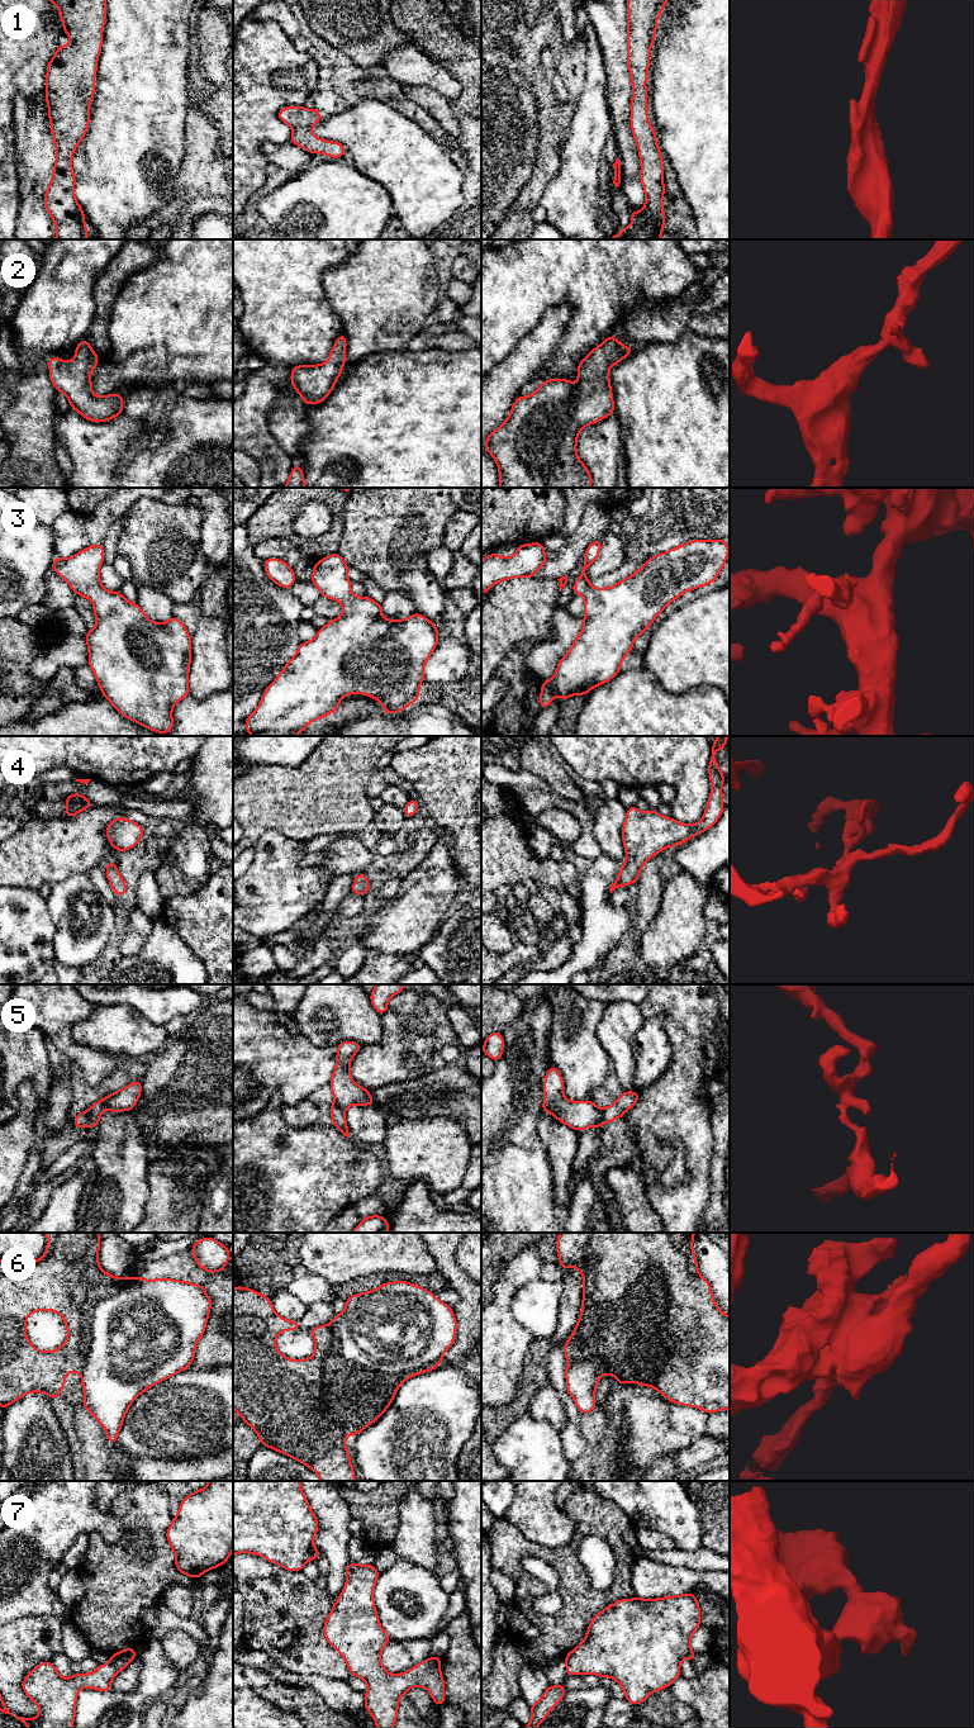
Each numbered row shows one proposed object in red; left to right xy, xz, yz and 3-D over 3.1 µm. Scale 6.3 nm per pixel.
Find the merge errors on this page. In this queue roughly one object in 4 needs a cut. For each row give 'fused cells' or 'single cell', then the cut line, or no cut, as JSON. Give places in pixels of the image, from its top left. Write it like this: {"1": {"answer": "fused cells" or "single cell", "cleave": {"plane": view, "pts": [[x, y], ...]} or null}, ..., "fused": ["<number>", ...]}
{"1": {"answer": "single cell", "cleave": null}, "2": {"answer": "single cell", "cleave": null}, "3": {"answer": "single cell", "cleave": null}, "4": {"answer": "single cell", "cleave": null}, "5": {"answer": "fused cells", "cleave": {"plane": "xy", "pts": [[89, 1110], [89, 1123], [86, 1125]]}}, "6": {"answer": "fused cells", "cleave": {"plane": "xz", "pts": [[328, 1324], [329, 1356], [399, 1385]]}}, "7": {"answer": "single cell", "cleave": null}, "fused": ["5", "6"]}

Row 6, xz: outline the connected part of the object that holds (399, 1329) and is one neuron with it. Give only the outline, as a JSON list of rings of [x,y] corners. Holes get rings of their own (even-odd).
[[[396,1281],[350,1296],[345,1311],[336,1314],[329,1326],[331,1337],[337,1339],[337,1344],[327,1350],[329,1357],[366,1366],[372,1373],[374,1383],[403,1385],[414,1375],[433,1371],[443,1361],[445,1352],[455,1342],[457,1320],[452,1307],[440,1301],[434,1293],[410,1282]]]

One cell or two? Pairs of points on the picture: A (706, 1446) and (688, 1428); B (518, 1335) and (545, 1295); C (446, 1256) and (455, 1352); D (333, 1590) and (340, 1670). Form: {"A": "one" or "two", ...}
{"A": "two", "B": "two", "C": "one", "D": "two"}

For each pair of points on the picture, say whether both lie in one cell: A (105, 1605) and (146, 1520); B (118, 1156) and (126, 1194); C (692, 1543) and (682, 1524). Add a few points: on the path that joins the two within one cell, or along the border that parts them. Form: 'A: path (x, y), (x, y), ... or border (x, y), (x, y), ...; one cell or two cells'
A: path (122, 1584), (141, 1565), (143, 1542); one cell
B: path (122, 1164), (122, 1185); one cell
C: path (688, 1538), (685, 1529); one cell

